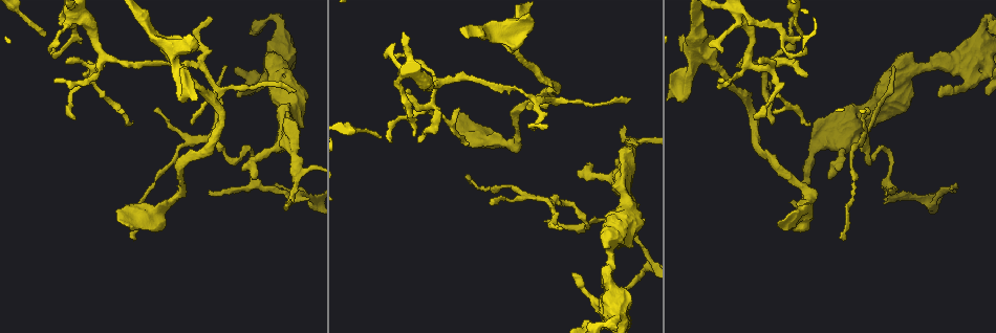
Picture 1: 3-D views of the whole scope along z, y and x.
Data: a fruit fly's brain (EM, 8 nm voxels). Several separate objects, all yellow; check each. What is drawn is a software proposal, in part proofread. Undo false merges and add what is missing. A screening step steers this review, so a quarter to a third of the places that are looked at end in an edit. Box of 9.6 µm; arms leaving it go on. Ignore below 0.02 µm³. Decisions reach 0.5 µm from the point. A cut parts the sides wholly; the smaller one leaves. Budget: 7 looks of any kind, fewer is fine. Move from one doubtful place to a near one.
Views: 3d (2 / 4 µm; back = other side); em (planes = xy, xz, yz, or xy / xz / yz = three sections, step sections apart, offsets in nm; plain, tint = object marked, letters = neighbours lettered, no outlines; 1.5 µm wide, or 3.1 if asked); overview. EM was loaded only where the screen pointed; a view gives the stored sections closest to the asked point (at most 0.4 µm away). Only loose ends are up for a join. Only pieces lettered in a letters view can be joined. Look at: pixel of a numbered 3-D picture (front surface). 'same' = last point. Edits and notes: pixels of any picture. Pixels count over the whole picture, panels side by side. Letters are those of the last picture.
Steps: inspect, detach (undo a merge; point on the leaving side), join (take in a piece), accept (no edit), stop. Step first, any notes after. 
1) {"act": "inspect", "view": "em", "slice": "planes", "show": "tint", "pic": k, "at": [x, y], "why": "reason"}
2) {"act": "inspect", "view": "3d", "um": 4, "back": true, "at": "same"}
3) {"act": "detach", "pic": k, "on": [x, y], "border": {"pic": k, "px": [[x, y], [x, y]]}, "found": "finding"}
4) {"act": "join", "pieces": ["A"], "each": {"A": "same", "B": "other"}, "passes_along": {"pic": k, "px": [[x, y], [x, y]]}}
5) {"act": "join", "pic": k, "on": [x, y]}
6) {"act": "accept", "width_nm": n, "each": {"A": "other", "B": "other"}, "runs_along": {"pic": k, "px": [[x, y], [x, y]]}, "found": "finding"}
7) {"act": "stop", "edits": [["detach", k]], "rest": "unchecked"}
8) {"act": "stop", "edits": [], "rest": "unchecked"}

{"act": "inspect", "view": "3d", "um": 2, "pic": 1, "at": [53, 83], "why": "tapers out"}

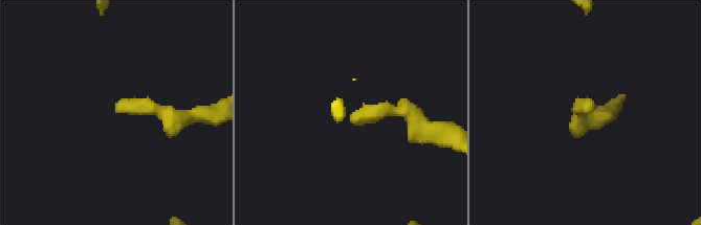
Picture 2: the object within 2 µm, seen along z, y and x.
{"act": "inspect", "view": "em", "slice": "xz", "step": 4, "show": "letters", "pic": 2, "at": [117, 108]}

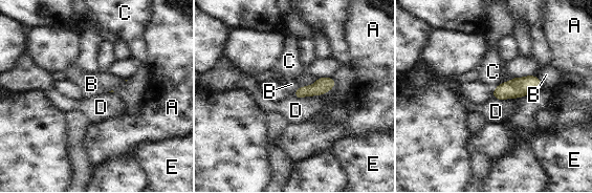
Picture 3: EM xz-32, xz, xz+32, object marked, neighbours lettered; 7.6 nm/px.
{"act": "inspect", "view": "em", "slice": "planes", "show": "letters", "at": "same"}

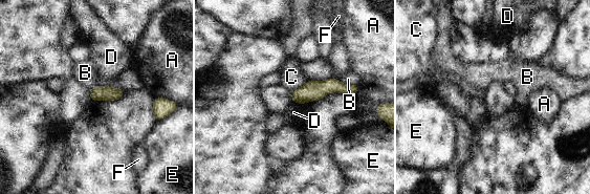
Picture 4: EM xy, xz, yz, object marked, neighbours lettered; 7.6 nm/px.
{"act": "accept", "longest_contact_nm": ["D", 170], "each": {"A": "other", "B": "other", "C": "other", "D": "other", "E": "other", "F": "other"}, "runs_along": {"pic": 4, "px": [[355, 89], [321, 88], [293, 98]]}, "found": "none of them fits"}

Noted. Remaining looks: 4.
{"act": "inspect", "view": "3d", "um": 4, "pic": 1, "at": [469, 176], "why": "free end"}

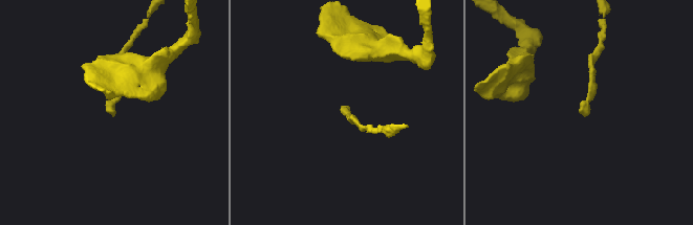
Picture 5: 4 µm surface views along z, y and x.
{"act": "inspect", "view": "em", "slice": "xz", "step": 8, "show": "tint", "pic": 5, "at": [582, 114], "why": "now the EM"}

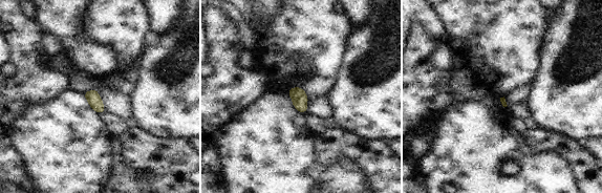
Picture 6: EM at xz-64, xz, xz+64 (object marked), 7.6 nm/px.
{"act": "inspect", "view": "em", "slice": "xy", "step": 8, "show": "letters", "at": "same", "why": "cut it another way"}

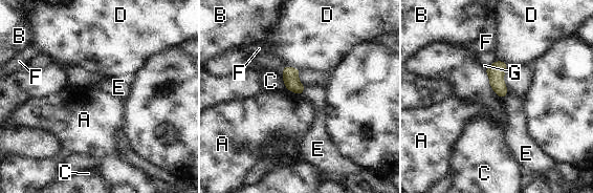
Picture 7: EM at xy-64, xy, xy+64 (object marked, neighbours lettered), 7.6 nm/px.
{"act": "accept", "each": {"A": "other", "B": "other", "C": "other", "D": "other", "E": "other", "F": "other", "G": "other"}, "border": {"pic": 7, "px": [[286, 88], [302, 94]]}, "found": "none of them fits"}

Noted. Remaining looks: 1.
{"act": "inspect", "view": "em", "slice": "planes", "show": "letters", "pic": 1, "at": [804, 71], "why": "free end"}

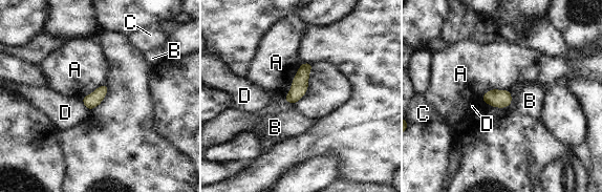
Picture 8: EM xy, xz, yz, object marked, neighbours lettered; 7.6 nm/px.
{"act": "accept", "each": {"A": "other", "B": "other", "C": "other", "D": "other"}, "border": {"pic": 8, "px": [[302, 63], [283, 99]]}, "found": "none of them fits"}

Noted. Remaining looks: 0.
{"act": "stop", "edits": [], "rest": "unchecked"}

